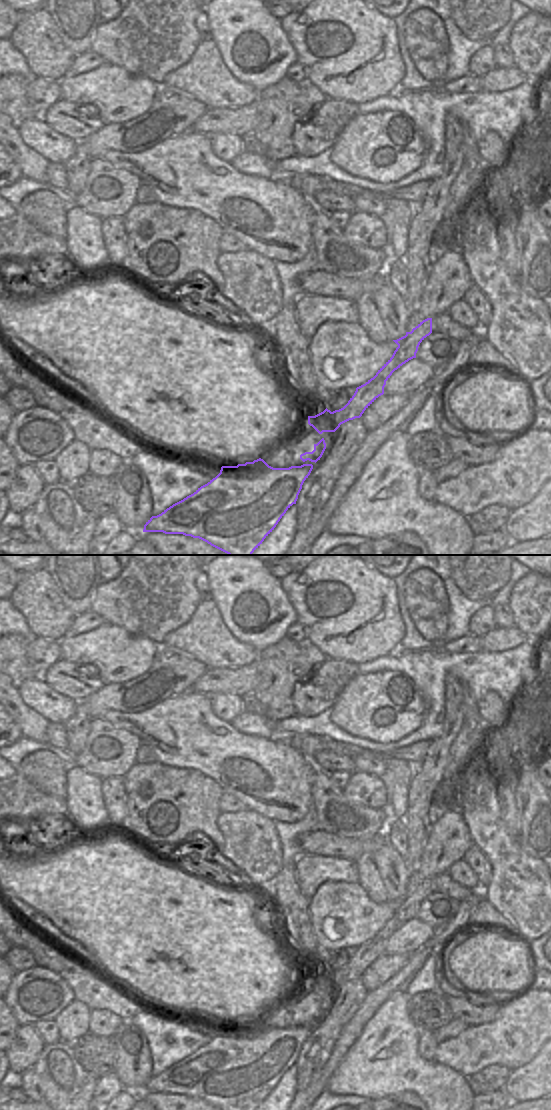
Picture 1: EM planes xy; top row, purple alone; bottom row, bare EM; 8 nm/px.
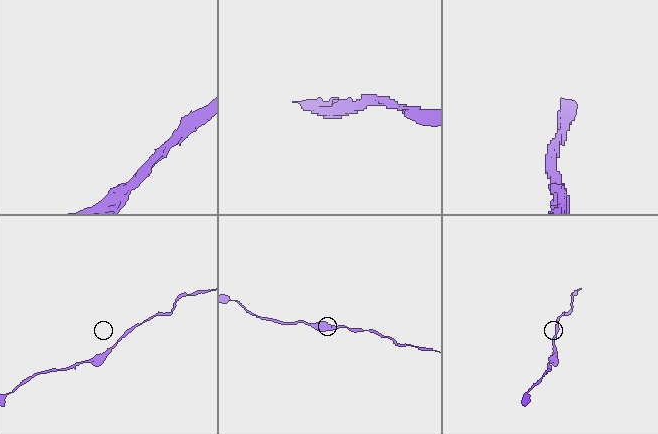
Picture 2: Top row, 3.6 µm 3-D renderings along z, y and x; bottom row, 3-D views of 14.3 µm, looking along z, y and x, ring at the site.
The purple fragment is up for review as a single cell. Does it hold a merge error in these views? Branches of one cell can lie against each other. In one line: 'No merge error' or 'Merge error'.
No merge error.

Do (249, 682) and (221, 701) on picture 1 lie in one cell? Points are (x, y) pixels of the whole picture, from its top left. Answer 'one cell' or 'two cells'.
two cells

